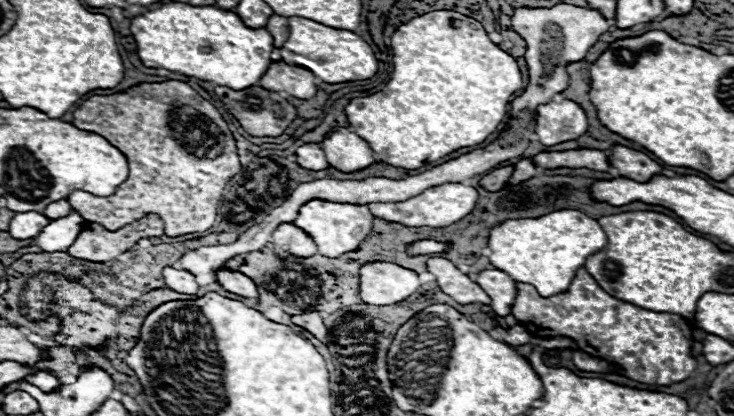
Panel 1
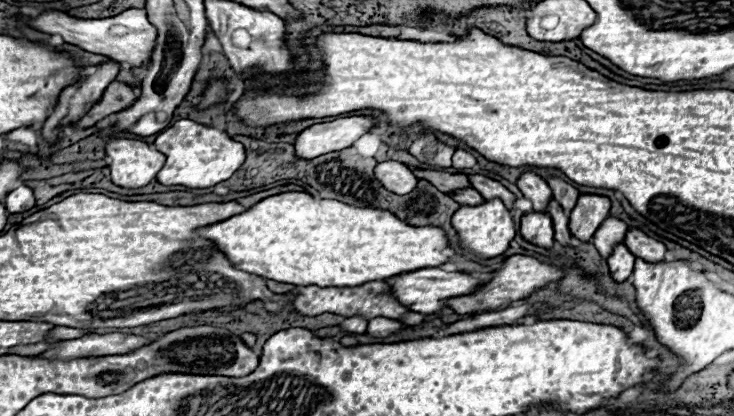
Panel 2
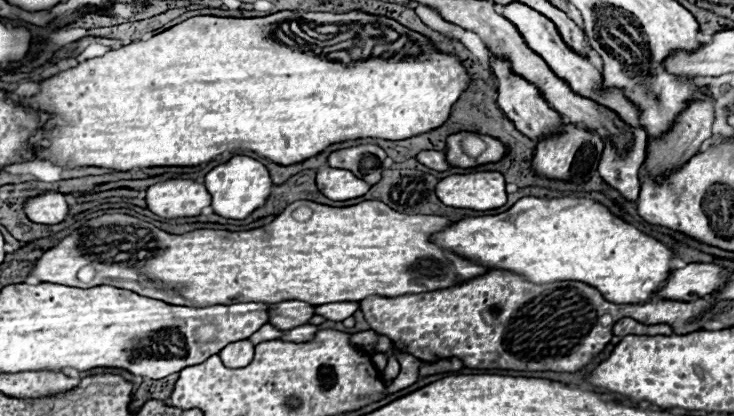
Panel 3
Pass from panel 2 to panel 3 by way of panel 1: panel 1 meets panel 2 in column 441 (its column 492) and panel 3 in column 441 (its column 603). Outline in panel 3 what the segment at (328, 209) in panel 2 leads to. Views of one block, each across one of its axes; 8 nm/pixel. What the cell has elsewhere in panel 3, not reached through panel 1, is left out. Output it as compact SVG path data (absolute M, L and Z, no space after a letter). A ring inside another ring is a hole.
M526 196L520 198L510 210L494 216L466 216L456 220L446 230L440 230L430 236L434 244L444 250L450 250L474 264L486 266L490 270L508 270L532 284L548 284L560 280L574 280L584 282L596 288L608 302L628 304L628 302L650 302L652 292L656 292L668 272L672 270L668 264L674 252L664 246L662 242L642 234L632 224L614 216L606 206L586 200L586 198L534 198Z

